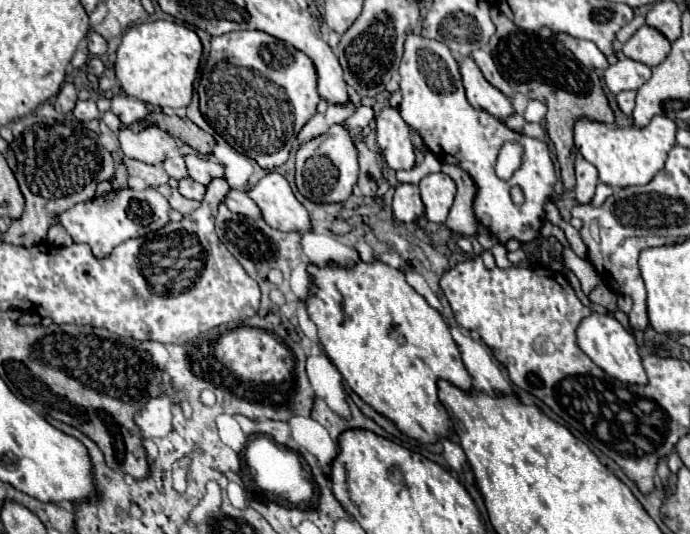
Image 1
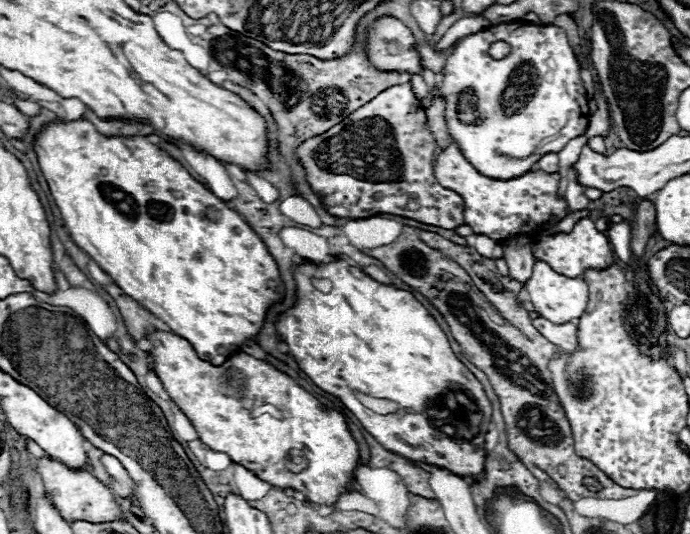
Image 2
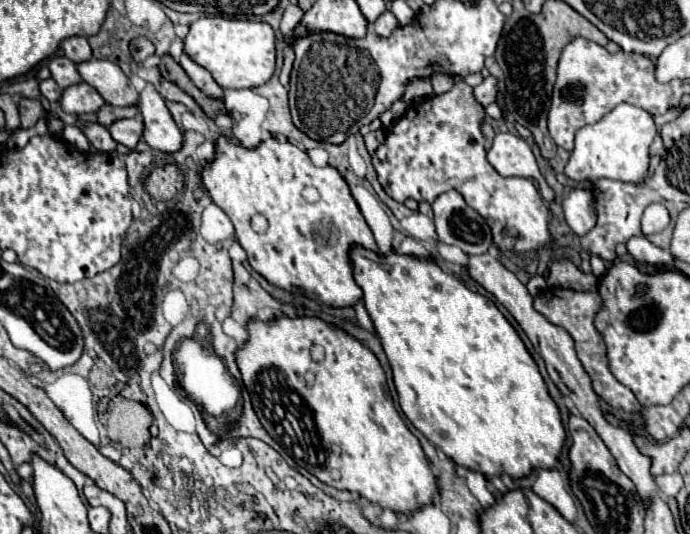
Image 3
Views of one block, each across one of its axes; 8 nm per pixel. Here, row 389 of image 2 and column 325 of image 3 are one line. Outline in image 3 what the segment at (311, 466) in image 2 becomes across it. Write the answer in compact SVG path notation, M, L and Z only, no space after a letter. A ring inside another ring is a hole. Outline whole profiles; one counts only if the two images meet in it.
M218 136L214 146L216 154L202 166L200 178L212 202L232 220L236 240L246 250L250 266L270 284L284 290L298 288L308 294L320 294L328 306L354 306L362 298L362 288L354 282L348 248L362 244L378 250L378 246L340 172L334 166L314 166L304 150L274 136L256 148L244 148L226 136ZM310 186L320 194L316 202L304 198L304 188ZM256 214L268 220L268 230L262 234L252 230L250 224Z

